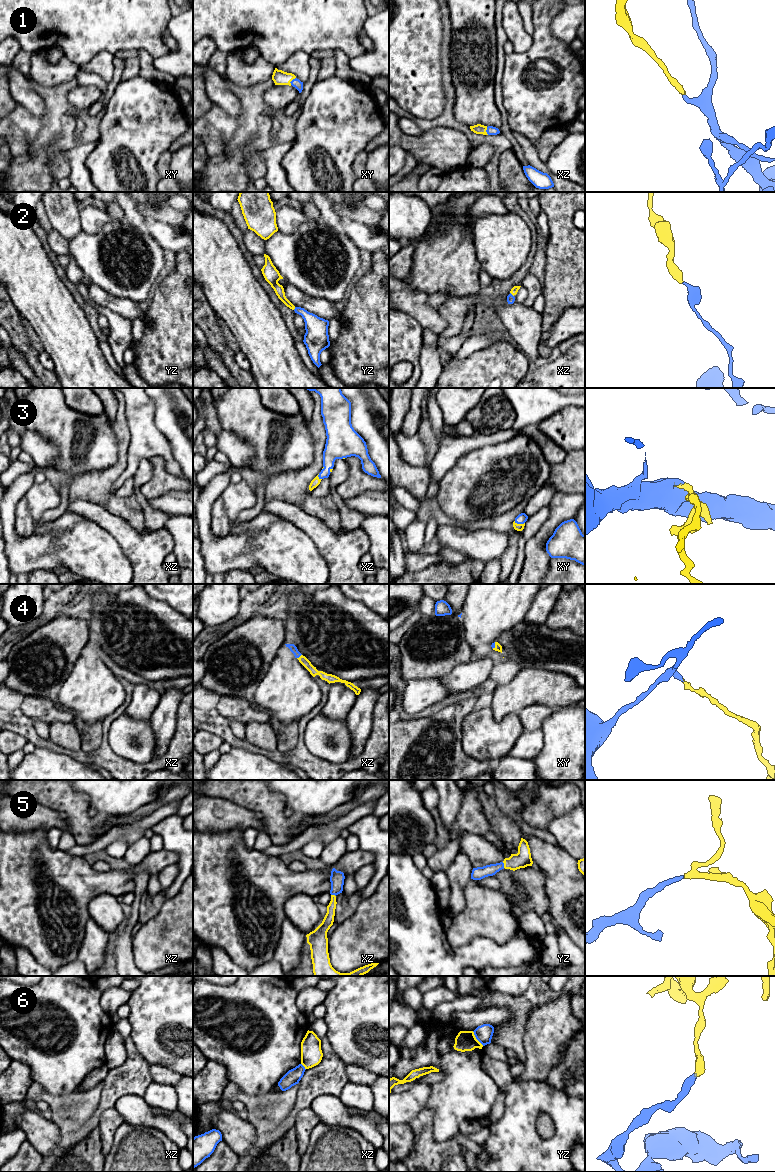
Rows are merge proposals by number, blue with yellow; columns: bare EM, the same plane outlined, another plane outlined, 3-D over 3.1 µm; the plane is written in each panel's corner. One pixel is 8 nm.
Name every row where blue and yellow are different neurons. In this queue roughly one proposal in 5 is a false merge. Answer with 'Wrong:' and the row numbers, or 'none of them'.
Wrong: 6

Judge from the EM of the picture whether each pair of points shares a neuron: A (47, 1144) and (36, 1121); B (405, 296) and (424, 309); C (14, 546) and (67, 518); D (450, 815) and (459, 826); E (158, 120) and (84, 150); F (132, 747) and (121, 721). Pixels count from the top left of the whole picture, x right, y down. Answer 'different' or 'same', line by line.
A: same
B: same
C: different
D: different
E: different
F: same

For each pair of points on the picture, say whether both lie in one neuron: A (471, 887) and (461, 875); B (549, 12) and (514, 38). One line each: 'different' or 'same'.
A: different
B: different

